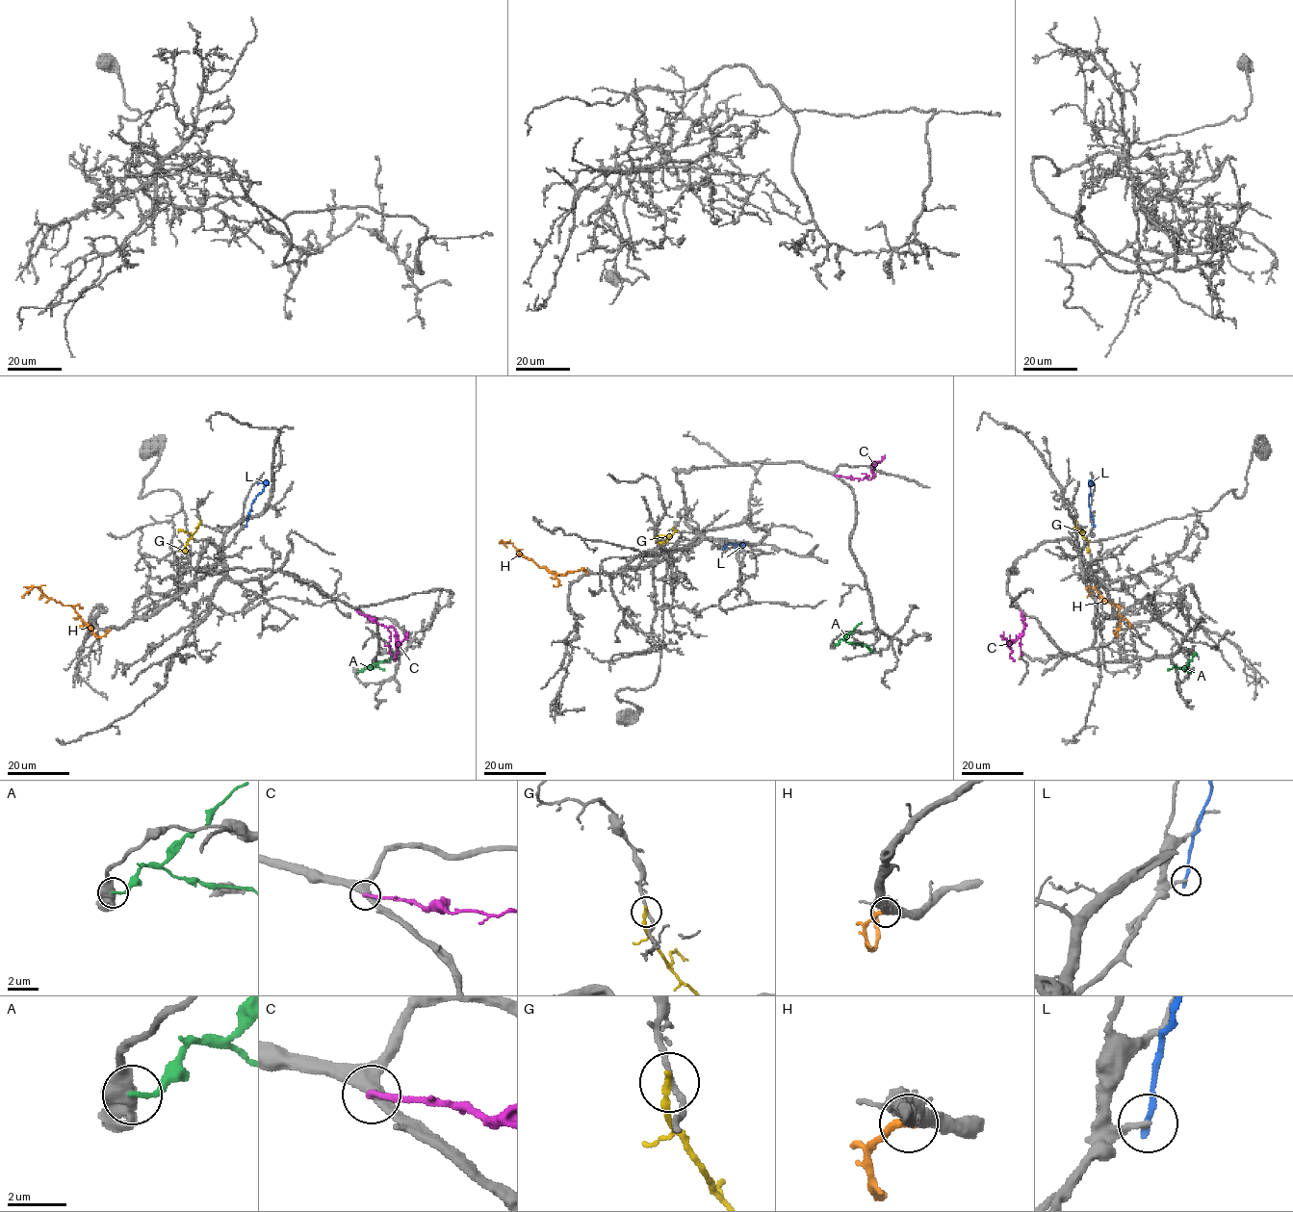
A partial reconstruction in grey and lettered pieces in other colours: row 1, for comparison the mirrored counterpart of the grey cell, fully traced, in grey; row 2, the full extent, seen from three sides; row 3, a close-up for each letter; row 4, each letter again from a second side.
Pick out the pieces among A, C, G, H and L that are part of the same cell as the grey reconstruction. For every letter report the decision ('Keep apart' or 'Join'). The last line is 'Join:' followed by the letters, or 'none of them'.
A: Keep apart
C: Keep apart
G: Keep apart
H: Keep apart
L: Keep apart
Join: none of them

